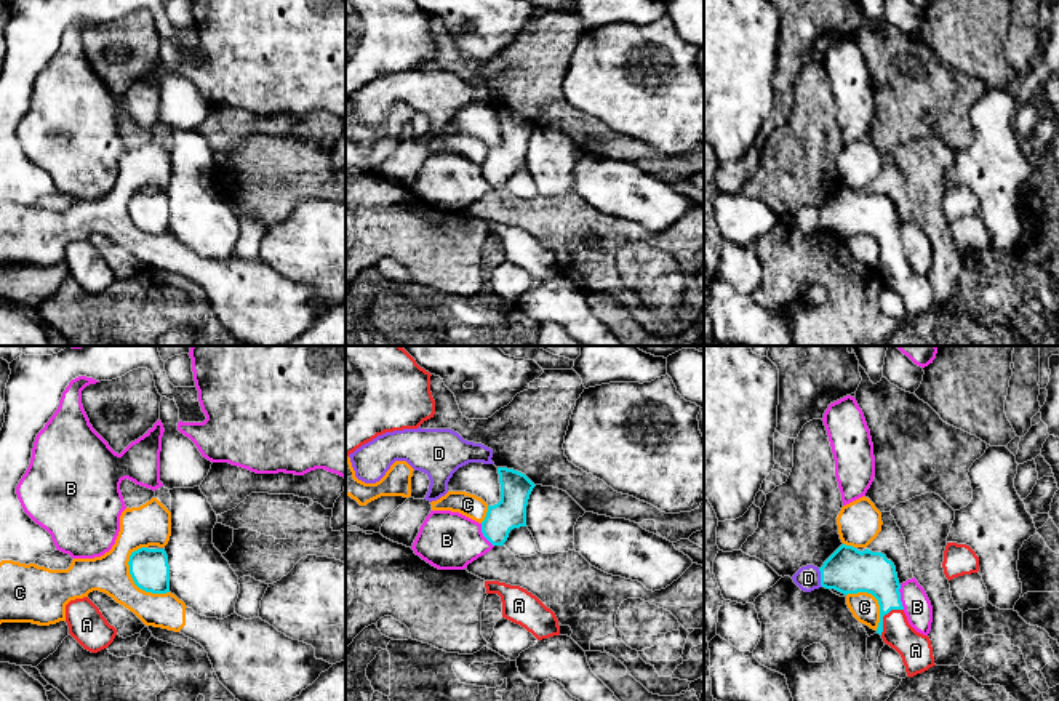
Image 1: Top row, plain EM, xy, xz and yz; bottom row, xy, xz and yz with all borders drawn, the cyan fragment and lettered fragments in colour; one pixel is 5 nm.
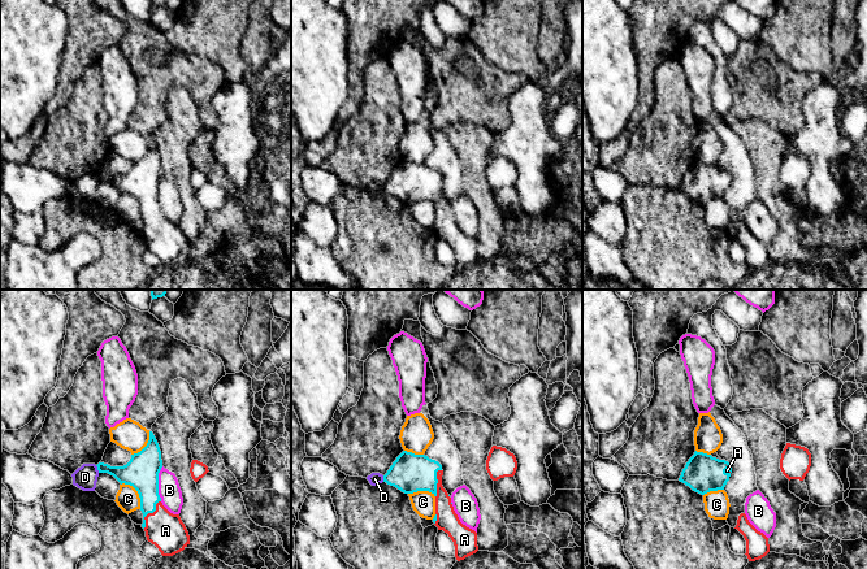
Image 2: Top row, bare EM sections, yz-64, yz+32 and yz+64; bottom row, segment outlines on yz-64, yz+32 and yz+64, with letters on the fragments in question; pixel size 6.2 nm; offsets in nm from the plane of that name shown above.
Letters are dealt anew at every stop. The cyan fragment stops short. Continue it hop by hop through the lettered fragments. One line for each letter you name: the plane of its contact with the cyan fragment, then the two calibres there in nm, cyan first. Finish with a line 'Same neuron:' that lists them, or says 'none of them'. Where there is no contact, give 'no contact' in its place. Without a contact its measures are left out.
A: contact in yz; calibres 220 and 160 nm
Same neuron: A

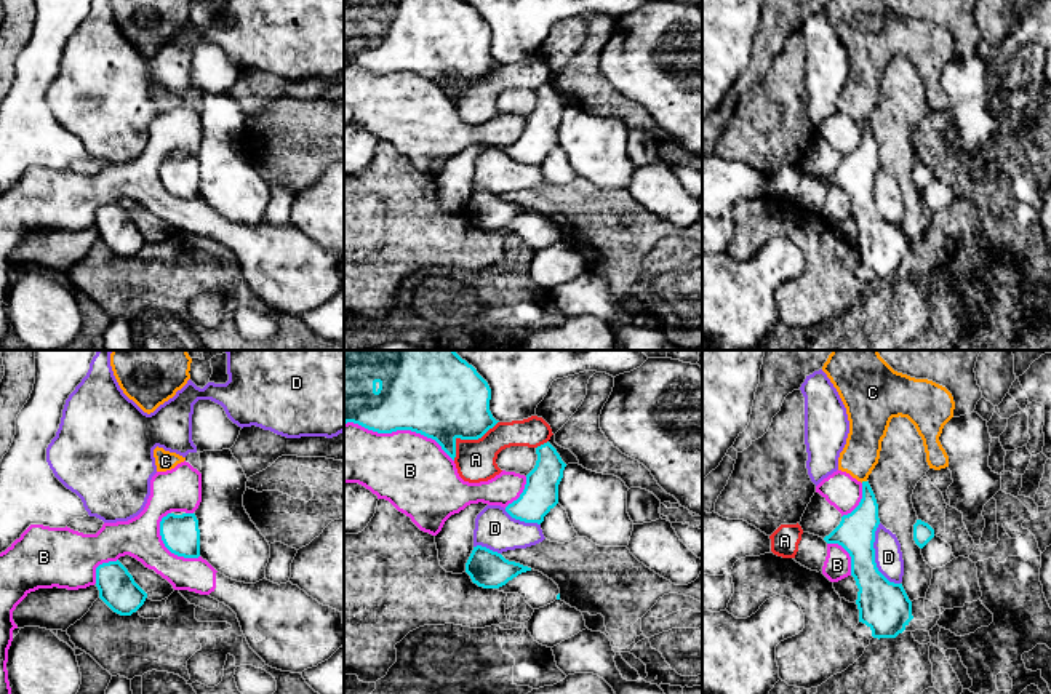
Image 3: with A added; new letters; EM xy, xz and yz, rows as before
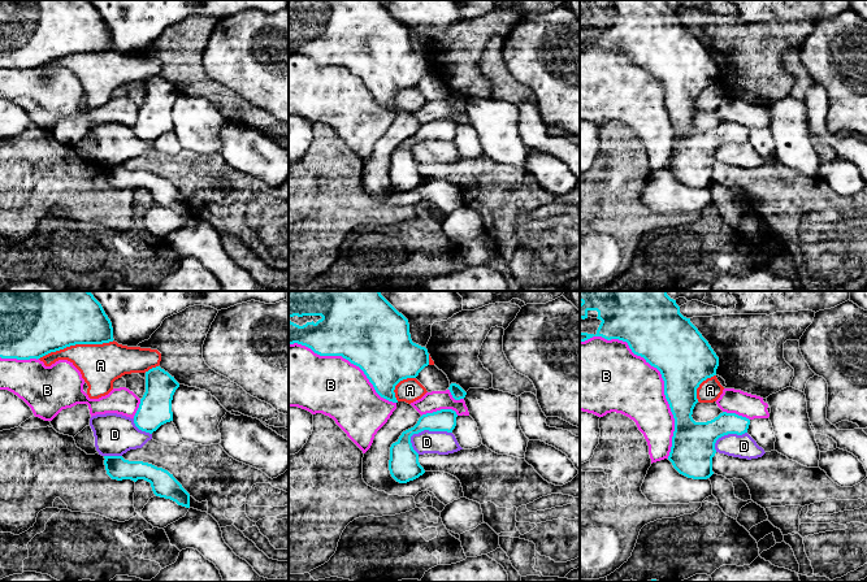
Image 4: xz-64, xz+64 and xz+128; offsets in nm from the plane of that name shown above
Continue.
Same neuron: none of them

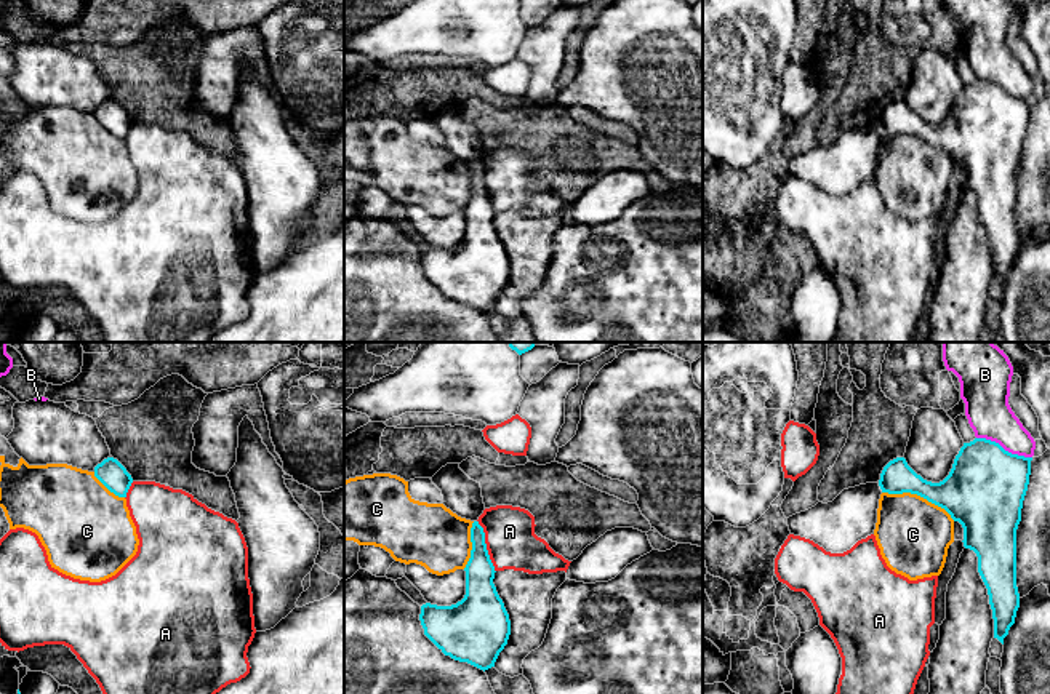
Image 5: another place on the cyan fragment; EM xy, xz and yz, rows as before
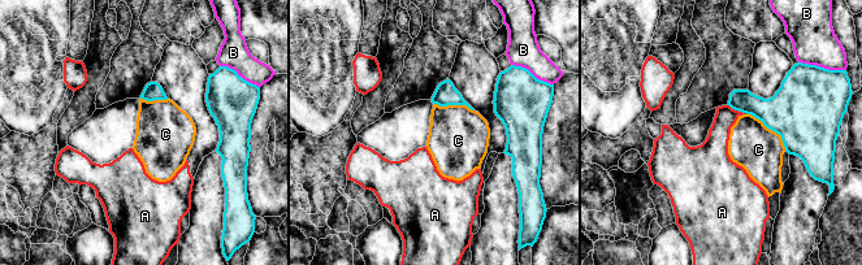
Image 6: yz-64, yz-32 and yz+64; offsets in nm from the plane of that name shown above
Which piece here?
Same neuron: none of them

